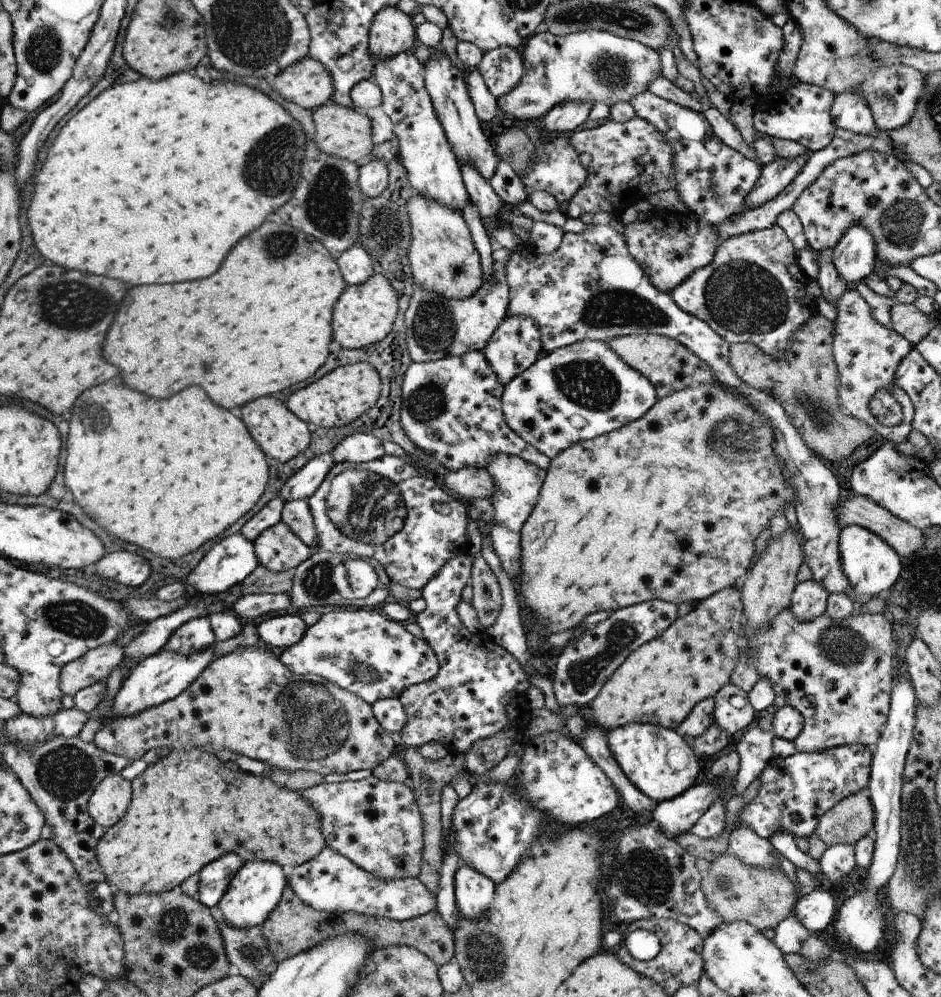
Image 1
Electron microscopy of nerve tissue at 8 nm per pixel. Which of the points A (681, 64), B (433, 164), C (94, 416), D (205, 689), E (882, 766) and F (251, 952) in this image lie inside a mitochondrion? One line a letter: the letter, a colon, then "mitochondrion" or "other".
A: other
B: other
C: mitochondrion
D: other
E: other
F: mitochondrion

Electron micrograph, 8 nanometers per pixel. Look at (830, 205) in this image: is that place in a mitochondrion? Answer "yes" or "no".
no

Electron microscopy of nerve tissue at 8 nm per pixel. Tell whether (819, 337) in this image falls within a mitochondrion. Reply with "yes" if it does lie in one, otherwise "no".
no

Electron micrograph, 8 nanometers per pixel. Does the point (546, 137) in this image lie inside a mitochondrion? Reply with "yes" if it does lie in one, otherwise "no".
no

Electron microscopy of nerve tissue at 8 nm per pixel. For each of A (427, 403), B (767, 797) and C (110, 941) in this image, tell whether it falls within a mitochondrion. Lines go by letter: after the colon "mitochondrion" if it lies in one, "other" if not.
A: mitochondrion
B: other
C: other

